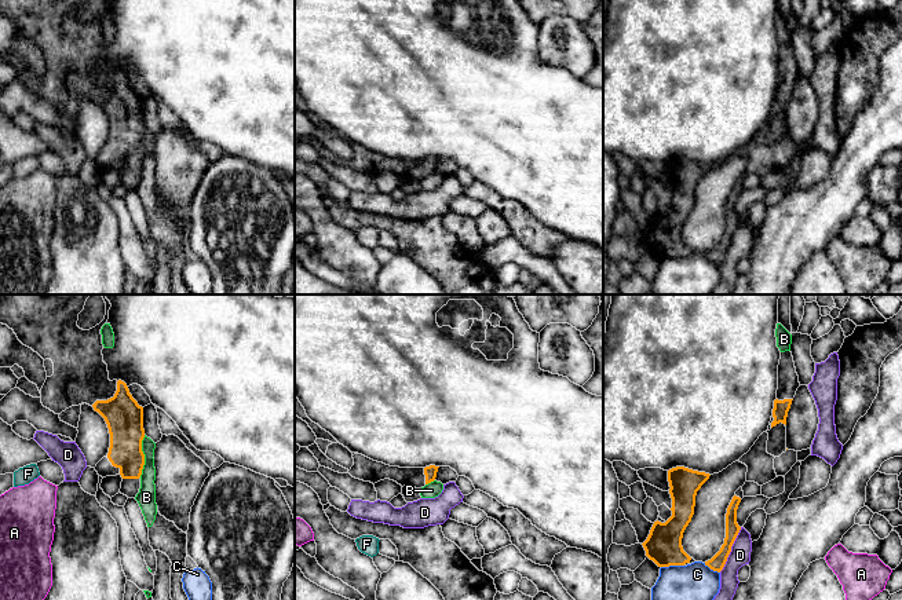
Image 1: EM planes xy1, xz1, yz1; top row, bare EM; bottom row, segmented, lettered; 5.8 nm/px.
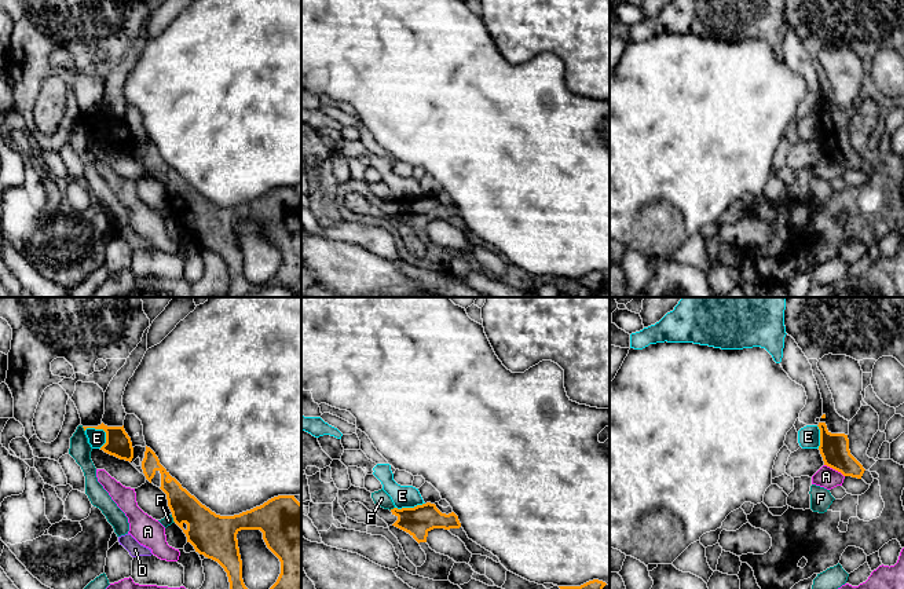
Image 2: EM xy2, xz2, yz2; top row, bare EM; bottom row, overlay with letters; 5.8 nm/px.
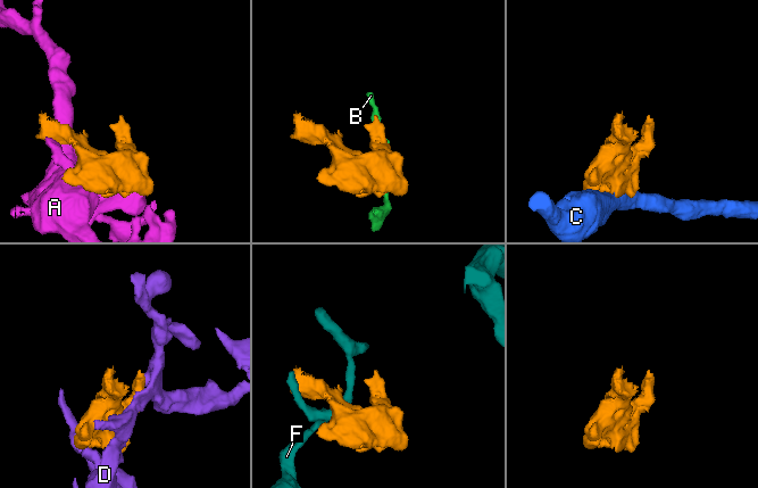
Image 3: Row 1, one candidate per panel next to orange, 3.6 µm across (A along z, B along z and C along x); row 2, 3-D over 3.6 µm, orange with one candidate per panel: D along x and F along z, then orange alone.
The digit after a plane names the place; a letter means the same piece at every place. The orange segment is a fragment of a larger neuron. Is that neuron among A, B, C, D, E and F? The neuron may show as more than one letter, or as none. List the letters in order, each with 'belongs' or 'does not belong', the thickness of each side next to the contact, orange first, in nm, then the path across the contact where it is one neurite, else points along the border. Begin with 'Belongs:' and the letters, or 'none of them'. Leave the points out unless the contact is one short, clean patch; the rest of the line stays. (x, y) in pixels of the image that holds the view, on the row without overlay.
Belongs: none of them
A: does not belong; 180 nm thick on the orange side, 120 nm on the other; border along yz2 (824, 156), (837, 161), (844, 168)
B: does not belong; 220 nm thick on the orange side, 110 nm on the other
C: does not belong; 200 nm thick on the orange side, 340 nm on the other
D: does not belong; 90 nm thick on the orange side, 120 nm on the other
E: does not belong; 150 nm thick on the orange side, 110 nm on the other; border along xy2 (84, 121), (102, 121), (106, 134)
F: does not belong; 260 nm thick on the orange side, 60 nm on the other

